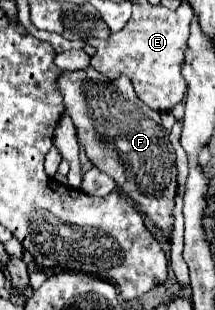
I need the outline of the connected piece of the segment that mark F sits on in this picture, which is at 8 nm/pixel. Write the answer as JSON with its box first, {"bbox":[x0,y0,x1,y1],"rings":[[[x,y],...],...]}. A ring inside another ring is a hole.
{"bbox":[59,67,177,235],"rings":[[[93,67],[85,71],[65,71],[59,79],[59,89],[63,93],[65,111],[77,127],[77,139],[85,147],[89,161],[113,177],[117,187],[169,235],[173,231],[171,211],[177,191],[177,165],[169,133],[161,125],[157,111],[137,99],[127,77],[109,81]]]}

